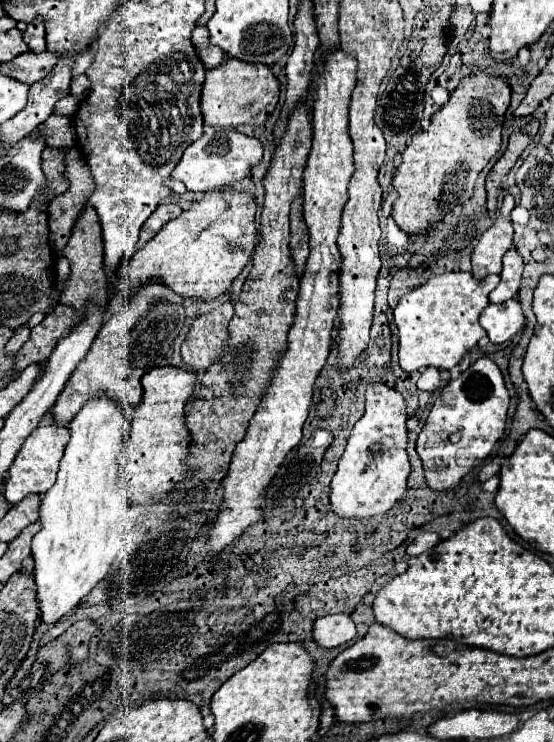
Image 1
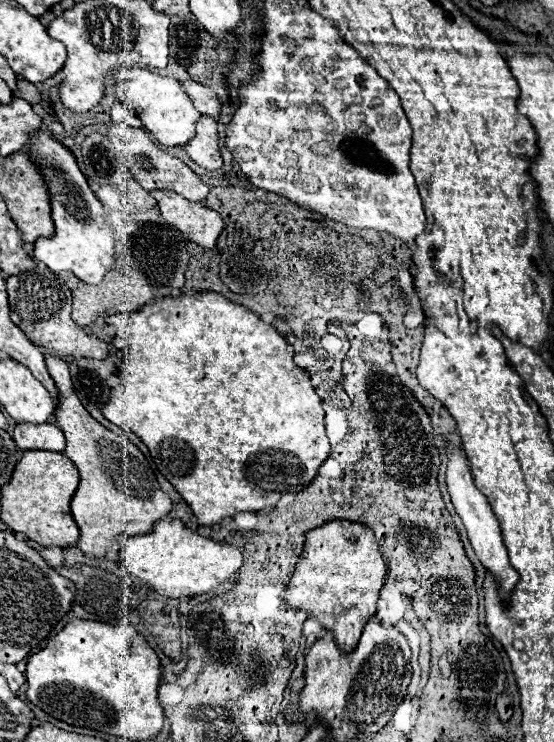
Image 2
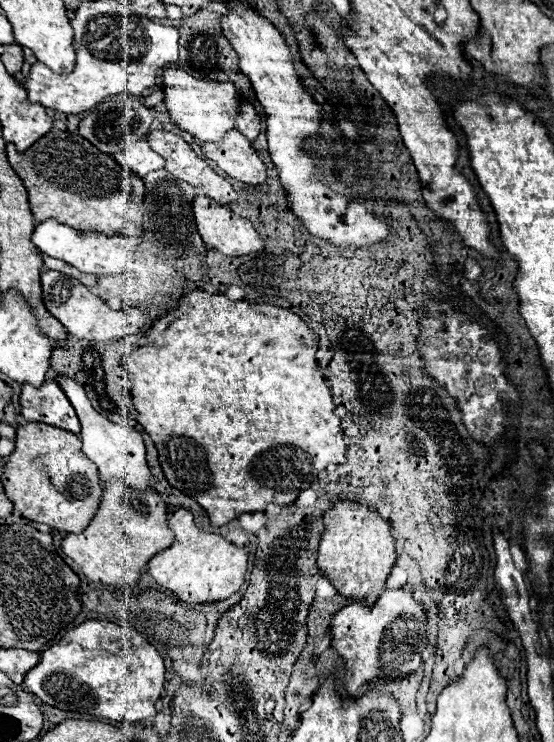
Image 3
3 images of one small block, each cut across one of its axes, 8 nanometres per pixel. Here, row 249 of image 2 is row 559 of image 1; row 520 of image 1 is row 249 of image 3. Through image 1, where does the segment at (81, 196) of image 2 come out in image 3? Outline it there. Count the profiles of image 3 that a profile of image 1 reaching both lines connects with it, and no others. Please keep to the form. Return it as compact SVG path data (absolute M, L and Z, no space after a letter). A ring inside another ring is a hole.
M46 220L36 226L32 234L34 246L52 256L58 258L74 268L78 268L84 274L96 274L96 276L118 276L124 274L126 268L132 264L132 246L130 240L124 236L108 236L102 232L80 232L74 228L68 228L56 220Z

